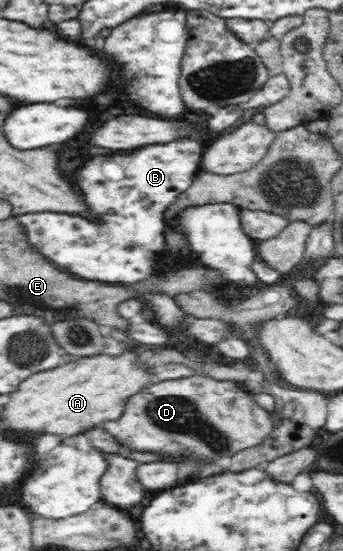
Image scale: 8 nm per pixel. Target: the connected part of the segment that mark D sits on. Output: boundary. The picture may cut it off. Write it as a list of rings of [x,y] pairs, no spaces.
[[[198,374],[163,382],[155,381],[128,397],[123,413],[117,420],[104,422],[101,425],[104,431],[112,435],[116,443],[122,444],[122,448],[130,451],[152,451],[164,459],[186,457],[184,463],[188,463],[194,471],[186,473],[185,481],[196,481],[198,469],[204,465],[228,463],[236,452],[262,443],[273,430],[271,413],[258,406],[253,395],[244,390],[239,382],[218,381]]]

